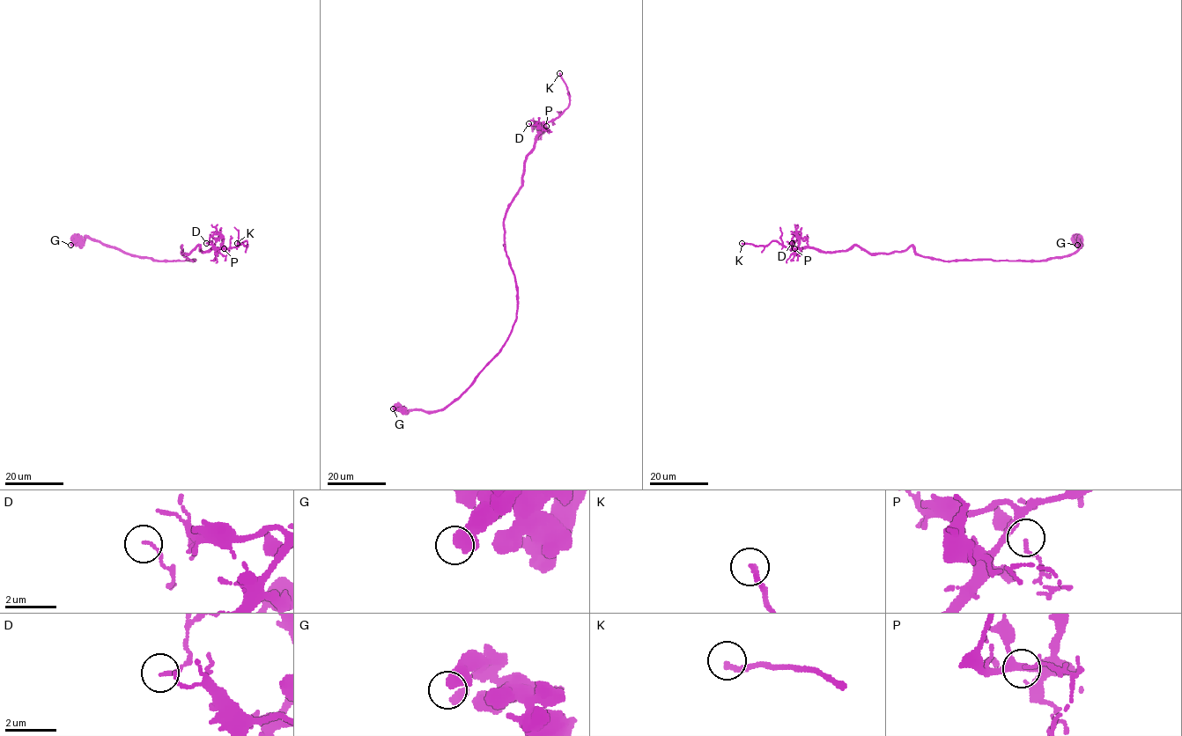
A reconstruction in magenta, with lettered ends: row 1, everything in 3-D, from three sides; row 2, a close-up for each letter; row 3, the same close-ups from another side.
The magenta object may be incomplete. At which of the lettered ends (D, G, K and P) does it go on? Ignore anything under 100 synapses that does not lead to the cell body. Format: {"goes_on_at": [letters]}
{"goes_on_at": ["K"]}

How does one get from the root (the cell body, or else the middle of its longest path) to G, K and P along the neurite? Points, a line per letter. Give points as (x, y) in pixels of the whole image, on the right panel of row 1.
G: (932, 259), (1043, 261), (1074, 253), (1080, 247), (1079, 238), (1078, 242), (1074, 240), (1077, 245)
K: (932, 259), (912, 246), (871, 253), (855, 245), (820, 252), (775, 240), (742, 243)
P: (932, 259), (912, 246), (888, 253), (854, 245), (834, 252), (800, 247), (797, 256), (800, 249), (794, 248)

